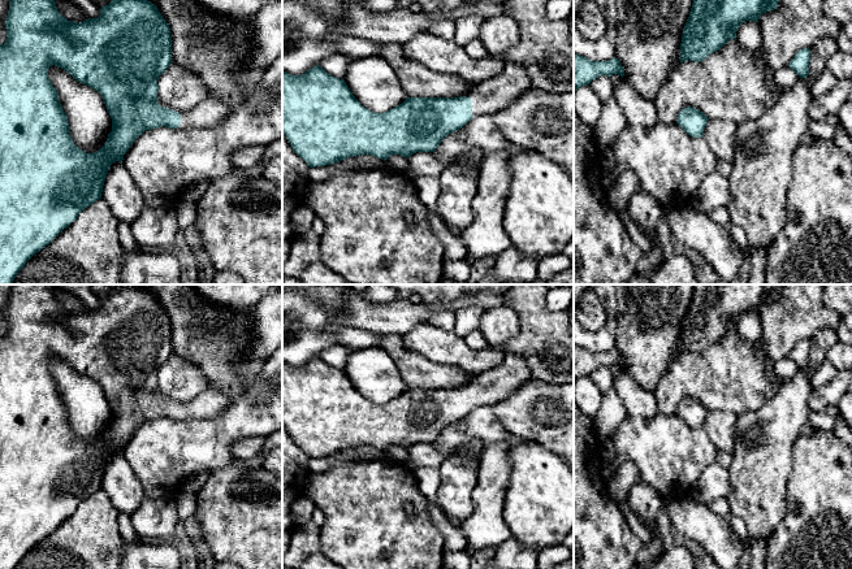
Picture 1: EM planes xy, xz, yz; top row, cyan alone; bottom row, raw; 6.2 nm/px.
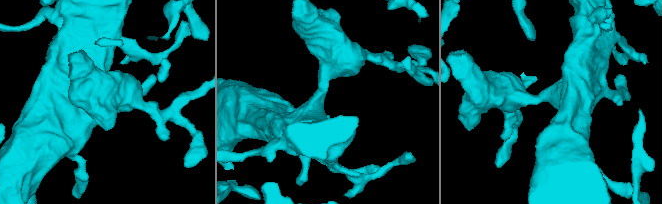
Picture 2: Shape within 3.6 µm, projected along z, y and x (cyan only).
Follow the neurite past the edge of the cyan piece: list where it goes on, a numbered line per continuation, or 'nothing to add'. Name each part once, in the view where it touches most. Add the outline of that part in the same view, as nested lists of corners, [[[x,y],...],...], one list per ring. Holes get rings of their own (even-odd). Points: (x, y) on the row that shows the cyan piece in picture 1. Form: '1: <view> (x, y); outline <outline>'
1: xz (489, 96); outline [[[514,61],[505,62],[503,70],[499,75],[475,83],[471,92],[464,95],[472,99],[472,116],[493,114],[505,109],[513,103],[520,94],[531,88],[531,79],[526,69]]]

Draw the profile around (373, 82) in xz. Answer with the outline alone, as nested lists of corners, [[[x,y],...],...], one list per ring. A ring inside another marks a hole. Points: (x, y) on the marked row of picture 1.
[[[379,55],[353,58],[343,81],[355,99],[375,113],[388,112],[407,99],[398,74]]]

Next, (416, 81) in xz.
[[[380,44],[379,56],[388,60],[398,74],[407,97],[460,97],[467,95],[466,79],[431,71],[424,65],[406,58],[402,44]]]

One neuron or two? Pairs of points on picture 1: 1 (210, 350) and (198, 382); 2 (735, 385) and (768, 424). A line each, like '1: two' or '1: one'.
1: two
2: two

